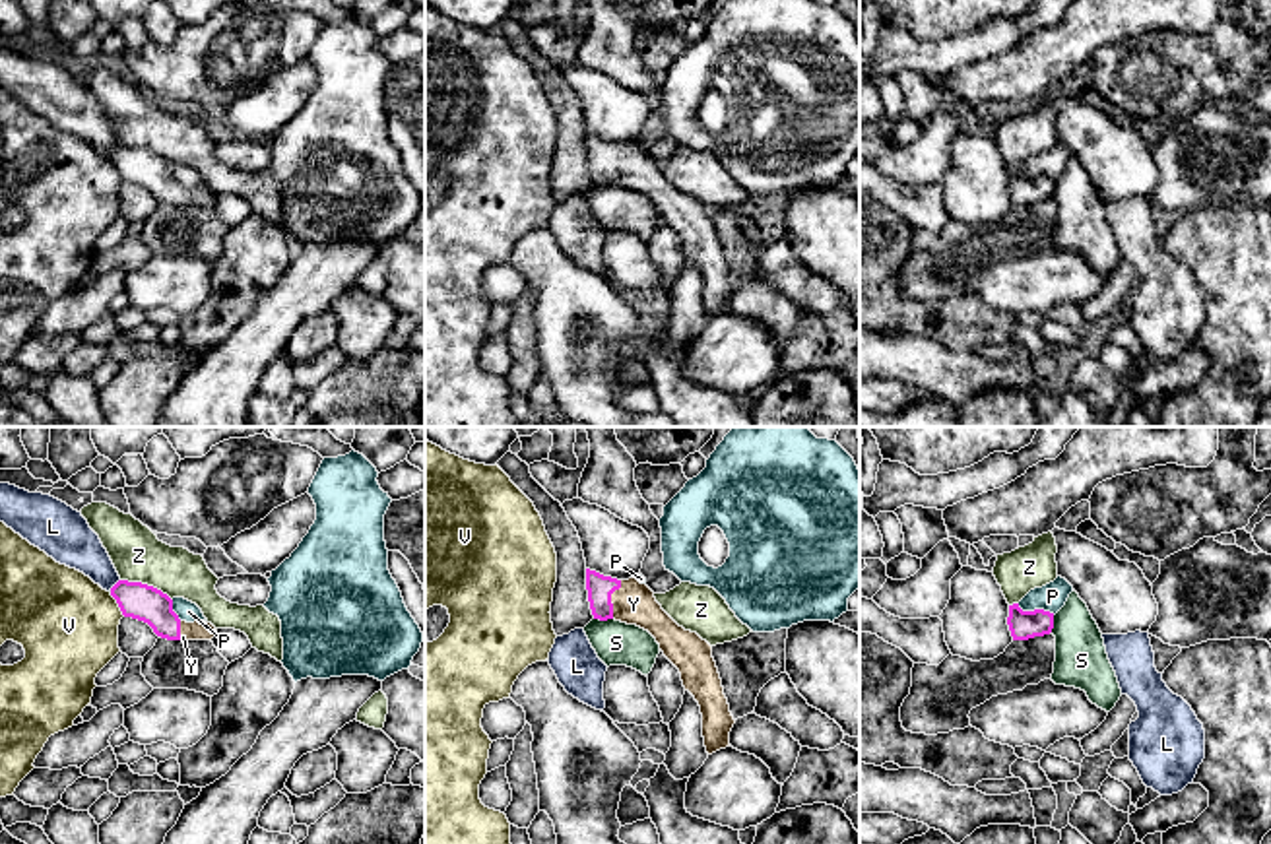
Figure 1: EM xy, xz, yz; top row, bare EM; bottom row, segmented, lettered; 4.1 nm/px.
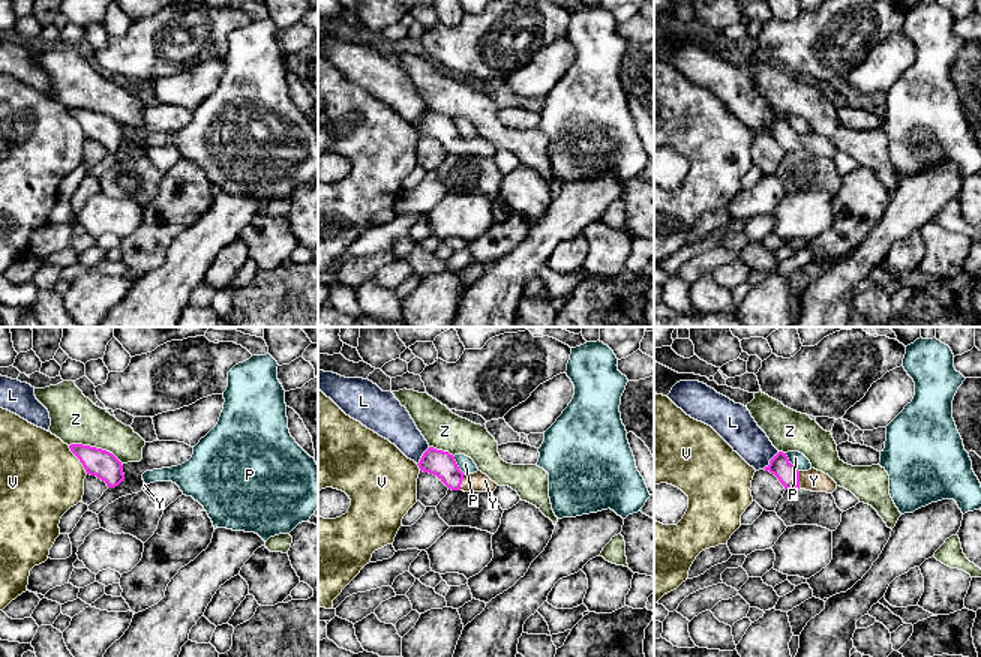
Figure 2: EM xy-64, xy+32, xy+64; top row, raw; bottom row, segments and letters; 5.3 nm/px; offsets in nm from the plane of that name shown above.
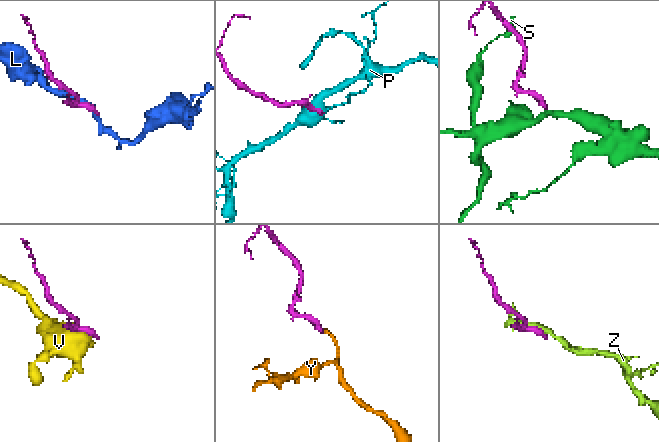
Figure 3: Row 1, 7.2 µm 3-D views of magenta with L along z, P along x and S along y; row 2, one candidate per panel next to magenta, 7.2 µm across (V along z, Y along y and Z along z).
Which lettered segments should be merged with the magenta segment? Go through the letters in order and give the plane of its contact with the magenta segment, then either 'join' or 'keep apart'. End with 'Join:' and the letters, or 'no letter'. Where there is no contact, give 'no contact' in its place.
L: meets magenta in xy; keep apart
P: meets magenta in yz; keep apart
S: meets magenta in xz; keep apart
V: meets magenta in xy; keep apart
Y: meets magenta in xz; join
Z: meets magenta in xy; keep apart
Join: Y

